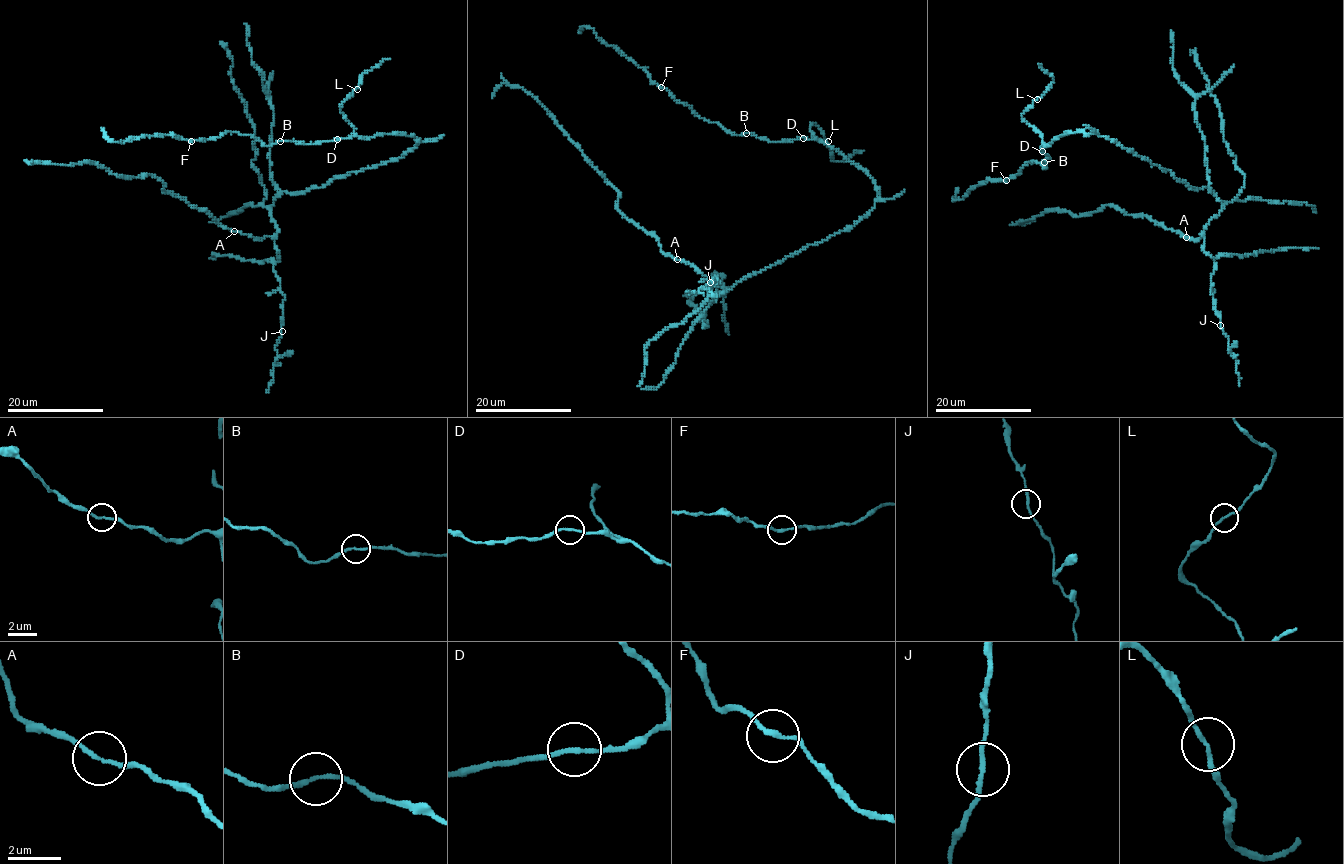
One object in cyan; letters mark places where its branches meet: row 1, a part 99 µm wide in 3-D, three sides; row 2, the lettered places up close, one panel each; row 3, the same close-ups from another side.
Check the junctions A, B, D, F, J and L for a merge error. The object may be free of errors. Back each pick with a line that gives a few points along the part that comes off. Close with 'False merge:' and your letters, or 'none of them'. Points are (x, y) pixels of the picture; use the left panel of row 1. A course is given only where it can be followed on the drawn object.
False merge: none of them

